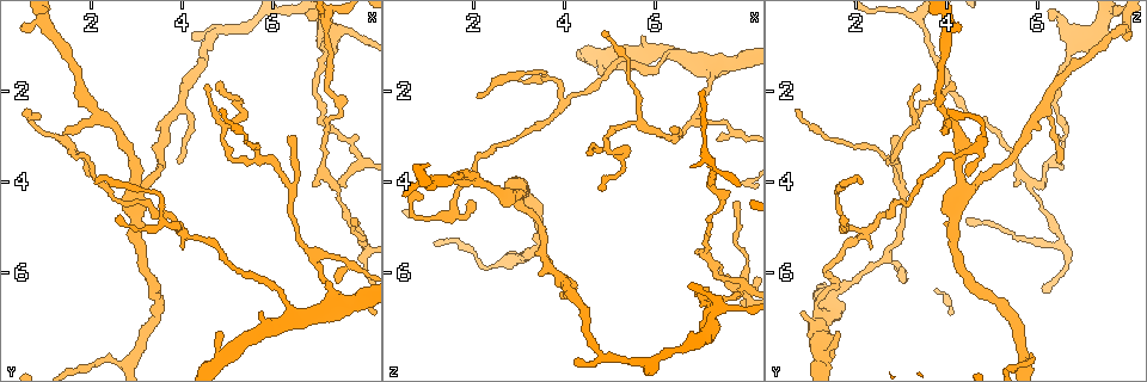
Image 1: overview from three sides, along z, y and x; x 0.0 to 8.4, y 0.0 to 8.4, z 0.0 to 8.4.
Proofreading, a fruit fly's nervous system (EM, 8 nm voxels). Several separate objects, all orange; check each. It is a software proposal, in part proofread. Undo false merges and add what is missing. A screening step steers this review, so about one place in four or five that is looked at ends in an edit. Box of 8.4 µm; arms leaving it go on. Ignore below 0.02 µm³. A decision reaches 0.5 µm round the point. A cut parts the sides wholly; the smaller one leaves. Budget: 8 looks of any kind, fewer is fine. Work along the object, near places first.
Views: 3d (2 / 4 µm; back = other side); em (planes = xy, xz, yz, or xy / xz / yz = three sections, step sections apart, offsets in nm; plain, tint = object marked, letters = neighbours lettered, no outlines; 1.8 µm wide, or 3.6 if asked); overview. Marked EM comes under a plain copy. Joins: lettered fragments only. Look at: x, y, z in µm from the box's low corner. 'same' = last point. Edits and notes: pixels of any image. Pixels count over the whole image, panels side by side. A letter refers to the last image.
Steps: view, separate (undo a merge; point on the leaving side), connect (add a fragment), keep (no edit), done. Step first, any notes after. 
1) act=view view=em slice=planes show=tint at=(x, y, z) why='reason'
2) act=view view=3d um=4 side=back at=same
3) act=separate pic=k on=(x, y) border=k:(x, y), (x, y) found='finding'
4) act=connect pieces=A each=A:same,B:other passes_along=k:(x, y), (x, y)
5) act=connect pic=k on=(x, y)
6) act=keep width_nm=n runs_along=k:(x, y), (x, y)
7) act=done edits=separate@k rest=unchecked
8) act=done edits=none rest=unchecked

act=view view=3d um=2 at=(2.05, 3.90, 4.45) why='an open end'

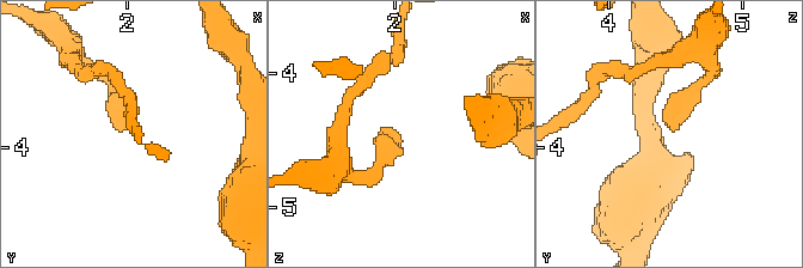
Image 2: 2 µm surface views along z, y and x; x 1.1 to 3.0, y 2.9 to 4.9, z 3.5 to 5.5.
act=view view=em slice=xz step=8 show=letters at=(1.98, 3.86, 4.44)

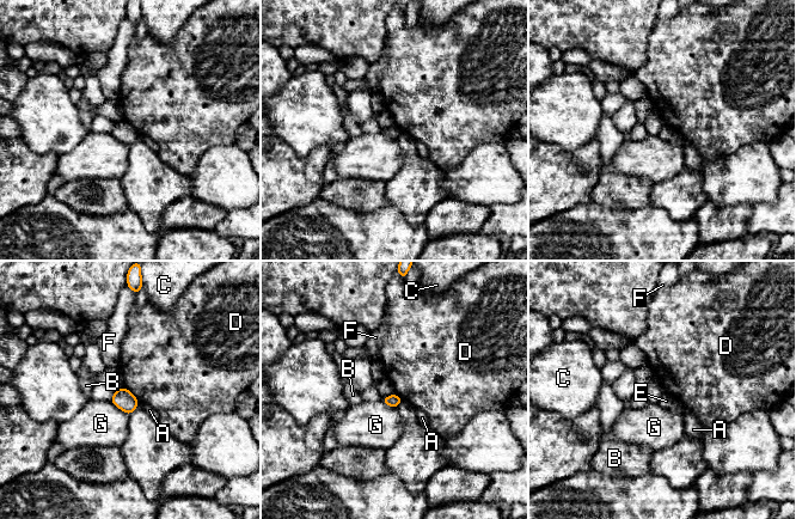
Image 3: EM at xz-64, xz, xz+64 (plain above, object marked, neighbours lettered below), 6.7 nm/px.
act=keep each=A:other,B:other,C:other,D:other,E:other,F:other,G:other border=3:(123, 386), (139, 402) found='none of them fits'

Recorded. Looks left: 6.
act=view view=em slice=yz step=8 show=tint at=(7.25, 4.05, 5.85) why='side arm on a straight run'

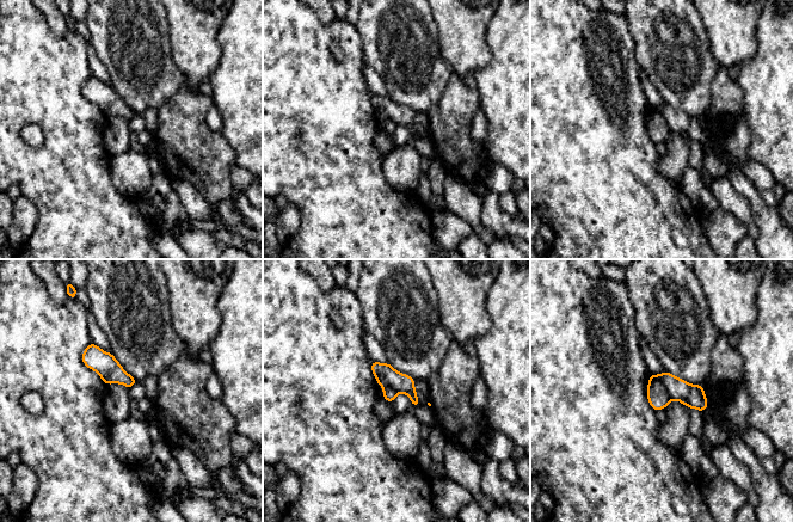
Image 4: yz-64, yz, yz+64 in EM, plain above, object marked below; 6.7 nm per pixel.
act=view view=em slice=planes show=tint at=same

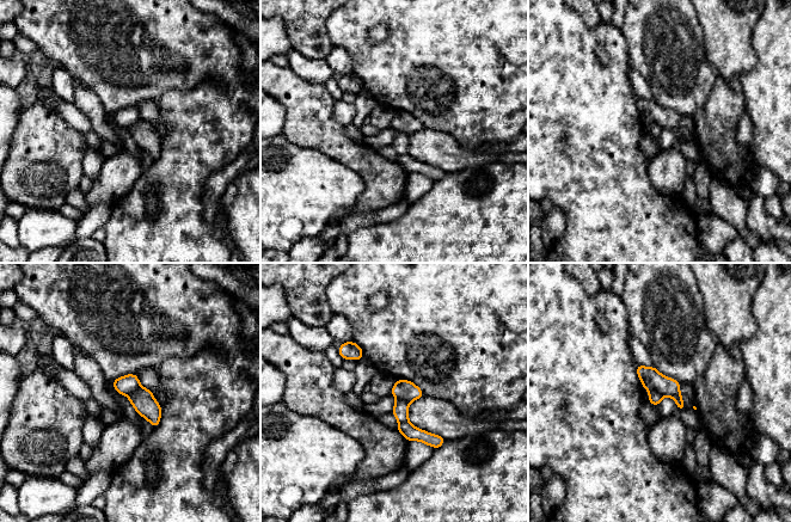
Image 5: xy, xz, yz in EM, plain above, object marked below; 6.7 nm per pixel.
act=view view=em slice=planes show=letters at=same

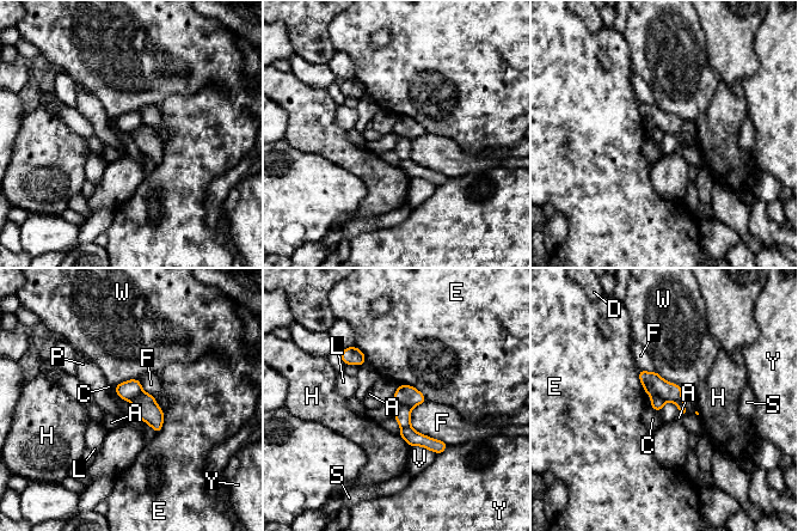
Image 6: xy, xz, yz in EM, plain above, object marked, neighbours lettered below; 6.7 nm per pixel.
act=separate pic=6 on=(146, 407) width_nm=160 each=A:other,C:other,D:other,E:other,F:other,H:other,L:other,P:other,S:other,V:other,W:other,Y:other border=6:(143, 391), (129, 401) found='two neurons meet here'

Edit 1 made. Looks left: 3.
act=done edits=separate@6 rest=unchecked

